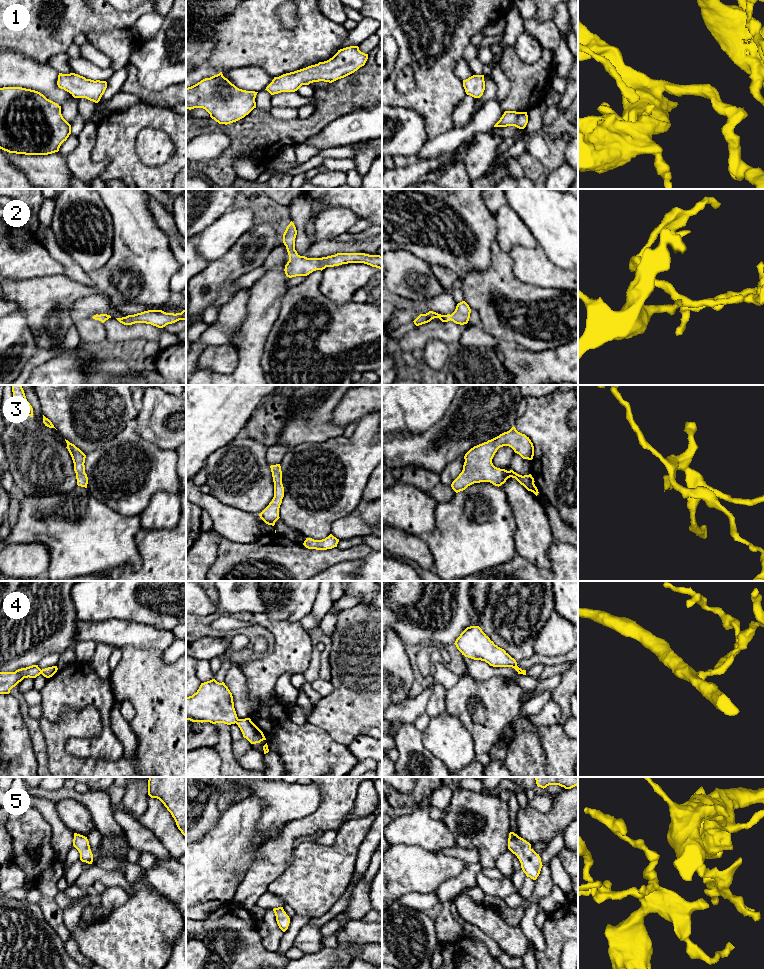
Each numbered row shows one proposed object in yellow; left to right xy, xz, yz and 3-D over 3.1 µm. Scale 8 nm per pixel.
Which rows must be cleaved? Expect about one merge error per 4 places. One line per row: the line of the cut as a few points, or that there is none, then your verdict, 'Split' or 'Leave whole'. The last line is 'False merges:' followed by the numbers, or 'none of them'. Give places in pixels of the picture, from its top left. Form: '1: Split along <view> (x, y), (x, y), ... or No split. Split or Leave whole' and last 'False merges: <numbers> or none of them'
1: No split. Leave whole
2: No split. Leave whole
3: No split. Leave whole
4: Split along xz (238, 719), (236, 723). Split
5: No split. Leave whole
False merges: 4

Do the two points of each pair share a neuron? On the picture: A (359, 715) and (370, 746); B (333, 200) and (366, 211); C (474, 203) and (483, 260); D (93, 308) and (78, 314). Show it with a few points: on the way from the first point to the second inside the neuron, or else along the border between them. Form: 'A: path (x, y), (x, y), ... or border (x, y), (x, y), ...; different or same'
A: border (365, 734), (358, 735), (349, 746); different
B: path (341, 200), (355, 200), (358, 203); same
C: path (474, 217), (474, 230), (480, 238), (480, 246); same
D: path (89, 308), (82, 310); same

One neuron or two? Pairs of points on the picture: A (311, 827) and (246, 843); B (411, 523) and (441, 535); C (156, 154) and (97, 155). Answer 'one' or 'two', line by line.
A: two
B: two
C: two

